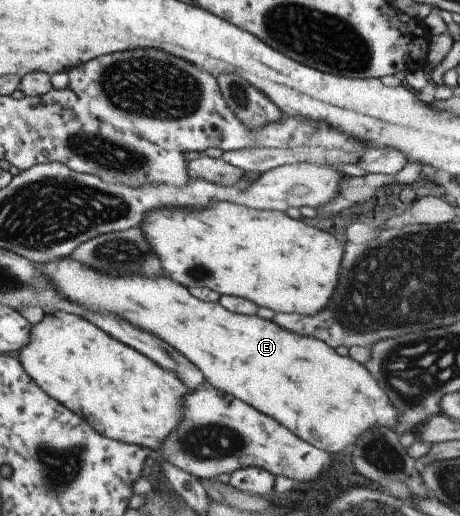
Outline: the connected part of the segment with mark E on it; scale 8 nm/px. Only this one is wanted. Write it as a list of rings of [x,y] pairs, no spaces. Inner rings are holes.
[[[70,256],[36,264],[36,268],[49,277],[59,294],[76,306],[90,312],[114,314],[158,338],[162,330],[162,340],[186,356],[213,389],[246,402],[262,414],[274,416],[292,434],[324,452],[340,452],[372,424],[394,426],[396,431],[398,413],[392,410],[372,376],[360,364],[338,356],[316,338],[292,334],[260,316],[232,314],[218,302],[200,302],[184,286],[174,284],[166,276],[106,276],[102,270],[96,272],[90,266],[80,266]]]

